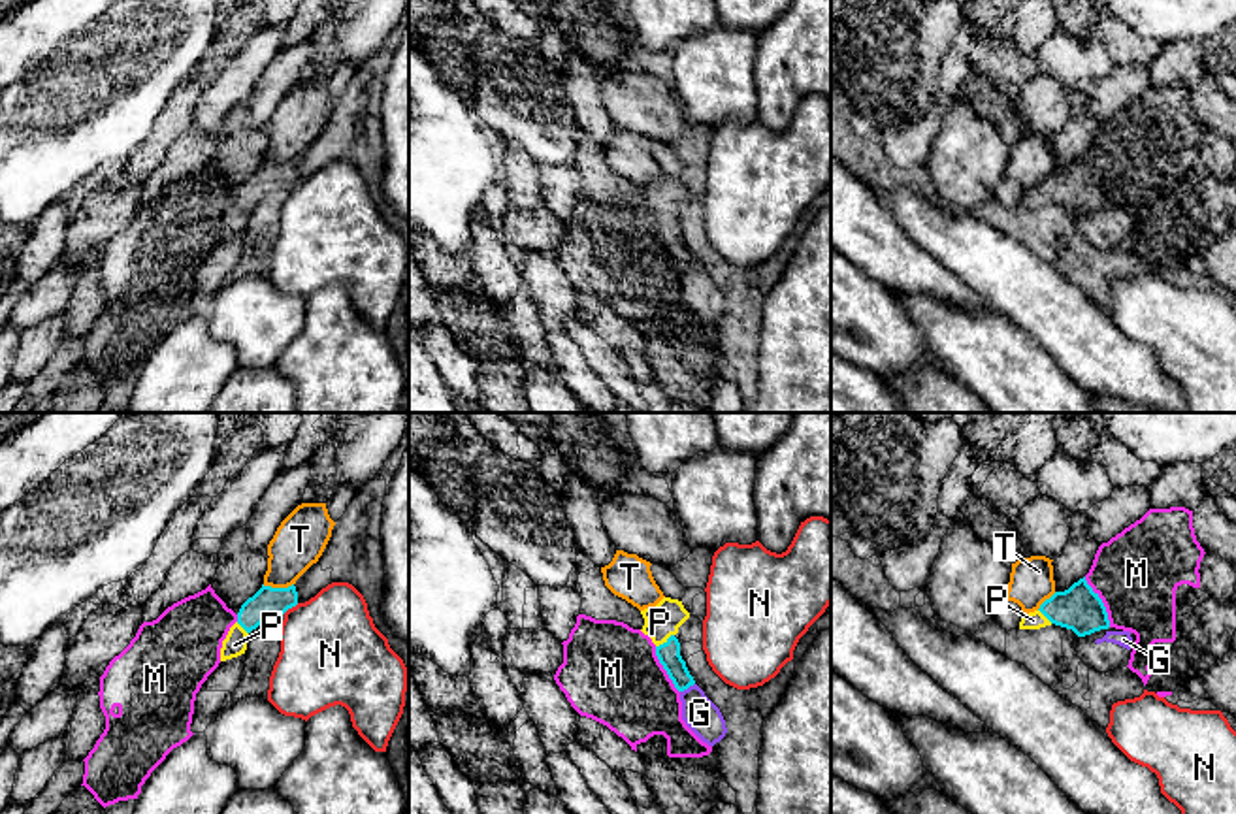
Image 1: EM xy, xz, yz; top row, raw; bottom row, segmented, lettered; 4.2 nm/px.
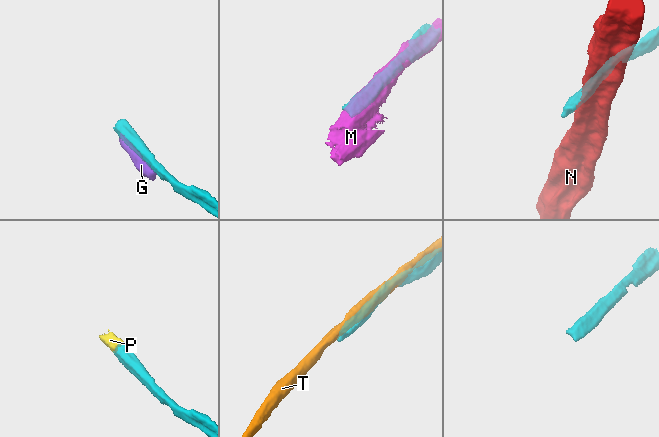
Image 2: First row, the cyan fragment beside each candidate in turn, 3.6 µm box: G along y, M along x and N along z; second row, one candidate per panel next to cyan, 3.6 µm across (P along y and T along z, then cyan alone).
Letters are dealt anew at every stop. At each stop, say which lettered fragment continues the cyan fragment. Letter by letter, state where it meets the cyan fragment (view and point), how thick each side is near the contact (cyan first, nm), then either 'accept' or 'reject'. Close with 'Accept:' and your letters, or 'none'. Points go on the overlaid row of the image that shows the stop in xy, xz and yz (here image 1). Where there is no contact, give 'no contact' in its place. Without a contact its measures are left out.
G: meets cyan in xz at (686, 688); 100 nm thick on the cyan side, 150 nm on the other; reject
M: meets cyan in yz at (1101, 602); 190 nm thick on the cyan side, 360 nm on the other; reject
N: meets cyan in xy at (291, 607); 130 nm thick on the cyan side, 440 nm on the other; reject
P: meets cyan in xz at (664, 643); 100 nm thick on the cyan side, 140 nm on the other; accept
T: meets cyan in xy at (277, 588); 130 nm thick on the cyan side, 220 nm on the other; reject
Accept: P

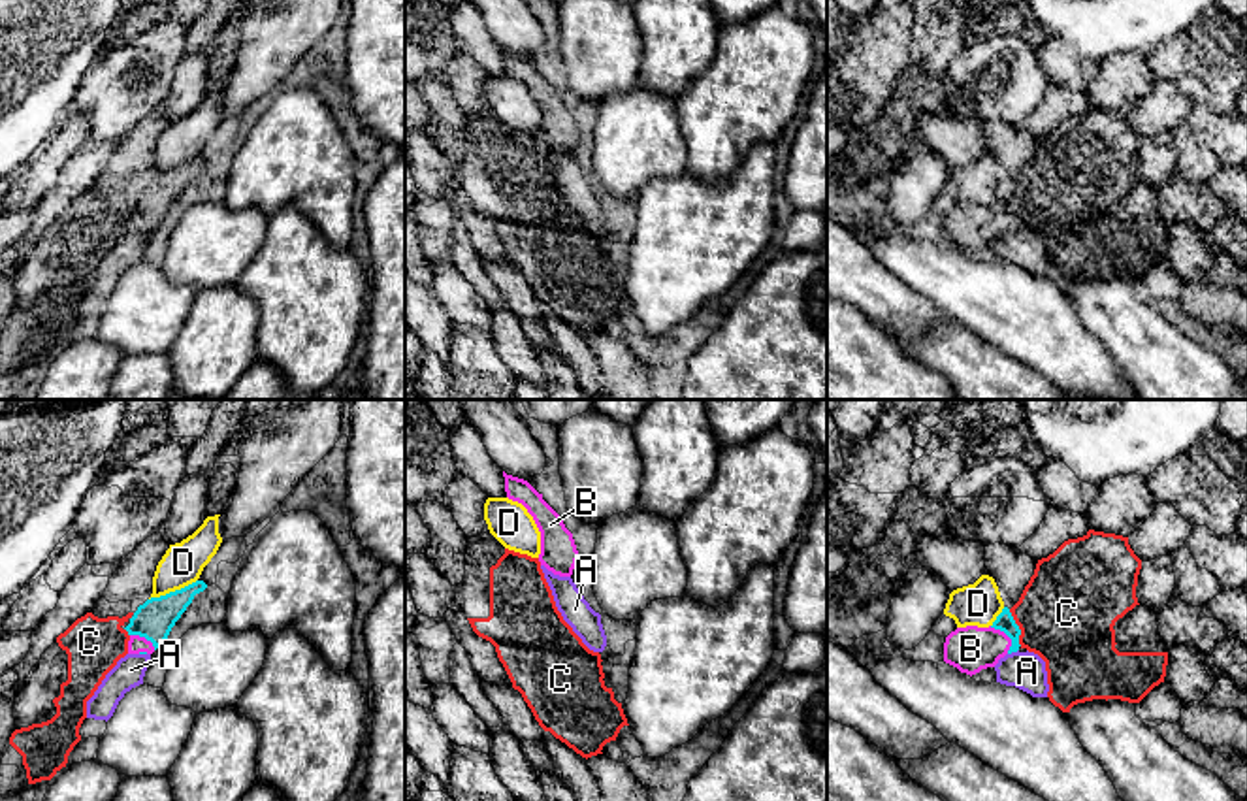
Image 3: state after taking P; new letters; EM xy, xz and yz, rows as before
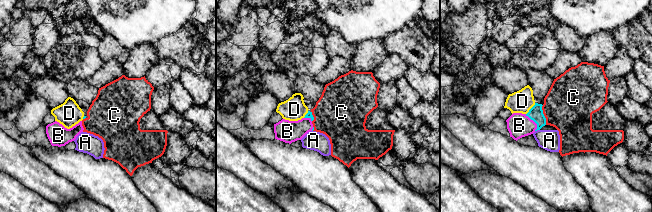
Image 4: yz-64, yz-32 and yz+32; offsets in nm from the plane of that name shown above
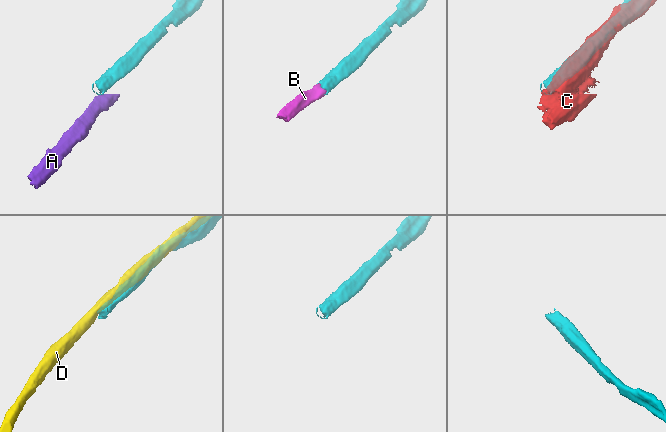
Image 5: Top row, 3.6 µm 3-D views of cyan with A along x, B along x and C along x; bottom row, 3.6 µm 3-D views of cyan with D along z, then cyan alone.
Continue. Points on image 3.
A: meets cyan in yz at (1012, 651); 80 nm thick on the cyan side, 160 nm on the other; reject
B: meets cyan in yz at (1006, 634); 80 nm thick on the cyan side, 200 nm on the other; accept
C: meets cyan in yz at (1018, 628); 80 nm thick on the cyan side, 420 nm on the other; reject
D: meets cyan in xy at (172, 592); 160 nm thick on the cyan side, 180 nm on the other; reject
Accept: B

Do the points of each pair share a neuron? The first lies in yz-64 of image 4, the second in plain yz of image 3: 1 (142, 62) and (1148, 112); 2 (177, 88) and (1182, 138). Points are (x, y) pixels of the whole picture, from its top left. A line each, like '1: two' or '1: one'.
1: two
2: one

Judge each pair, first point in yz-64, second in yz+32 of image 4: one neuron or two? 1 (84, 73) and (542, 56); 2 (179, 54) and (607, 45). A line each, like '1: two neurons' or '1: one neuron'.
1: one neuron
2: two neurons

